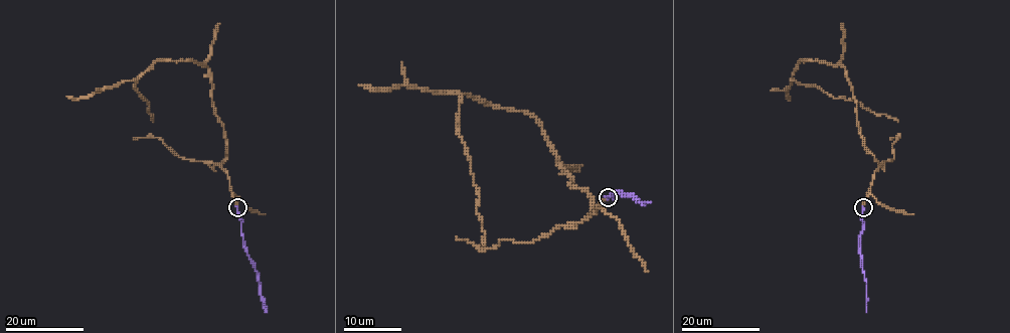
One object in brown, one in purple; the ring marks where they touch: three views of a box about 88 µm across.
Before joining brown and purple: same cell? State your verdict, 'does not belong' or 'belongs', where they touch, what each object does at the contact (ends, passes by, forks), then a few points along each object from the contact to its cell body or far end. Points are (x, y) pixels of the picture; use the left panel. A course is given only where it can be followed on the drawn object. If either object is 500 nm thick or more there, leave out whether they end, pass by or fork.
belongs | (237, 207) | brown ends | purple ends | brown via (236, 206), (221, 166), (226, 138), (204, 65), (155, 61), (139, 76), (134, 86), (153, 121) | purple via (236, 206), (243, 246), (258, 275), (266, 313)

